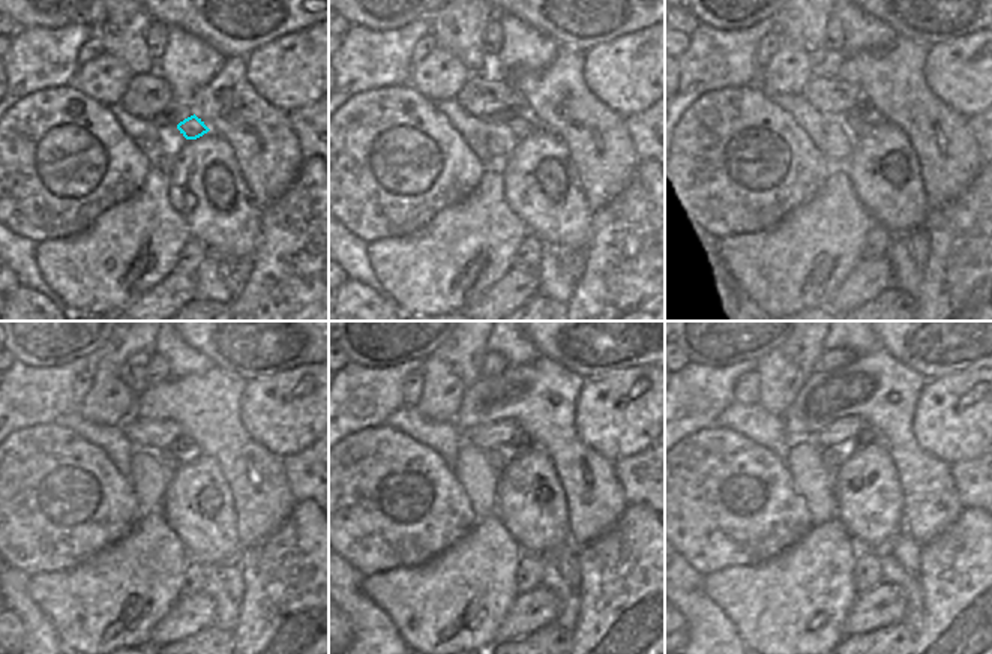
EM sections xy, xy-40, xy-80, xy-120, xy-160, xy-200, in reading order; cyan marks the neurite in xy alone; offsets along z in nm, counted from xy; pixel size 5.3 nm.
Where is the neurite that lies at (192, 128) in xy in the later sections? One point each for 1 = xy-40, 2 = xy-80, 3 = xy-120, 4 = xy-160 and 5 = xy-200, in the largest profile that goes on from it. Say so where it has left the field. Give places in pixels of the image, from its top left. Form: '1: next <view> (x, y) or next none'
1: next xy-40 (524, 125)
2: next xy-80 (854, 126)
3: next xy-120 (164, 458)
4: next xy-160 (496, 456)
5: next xy-200 (830, 458)

